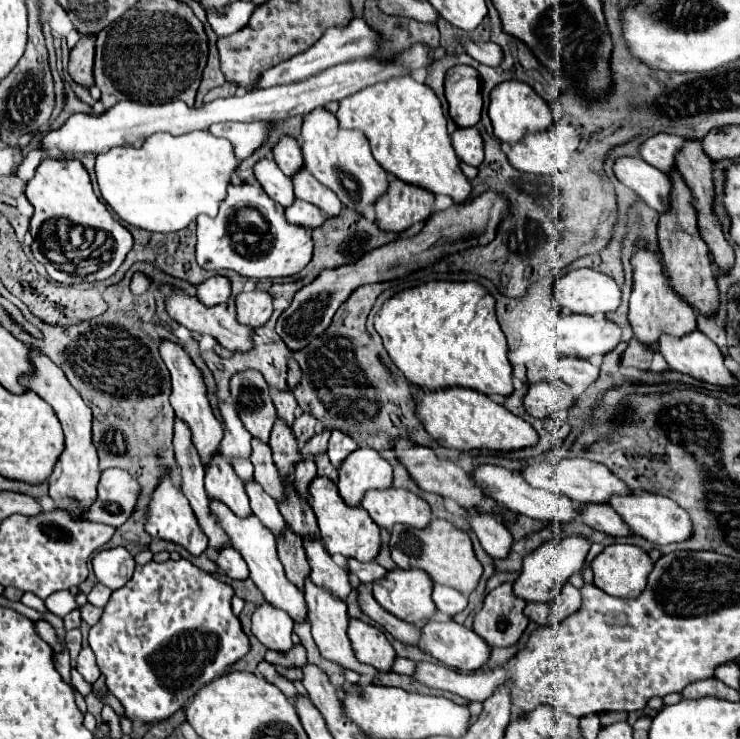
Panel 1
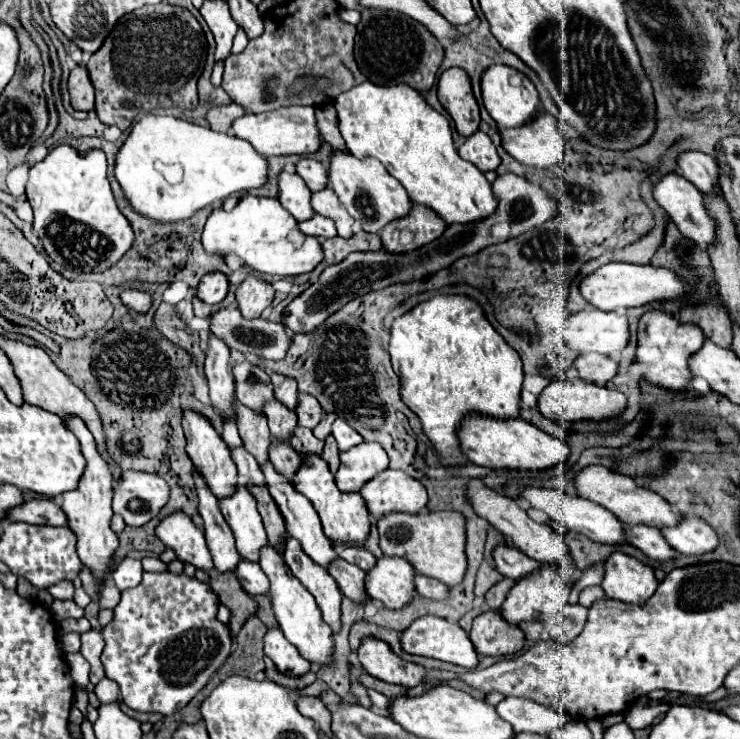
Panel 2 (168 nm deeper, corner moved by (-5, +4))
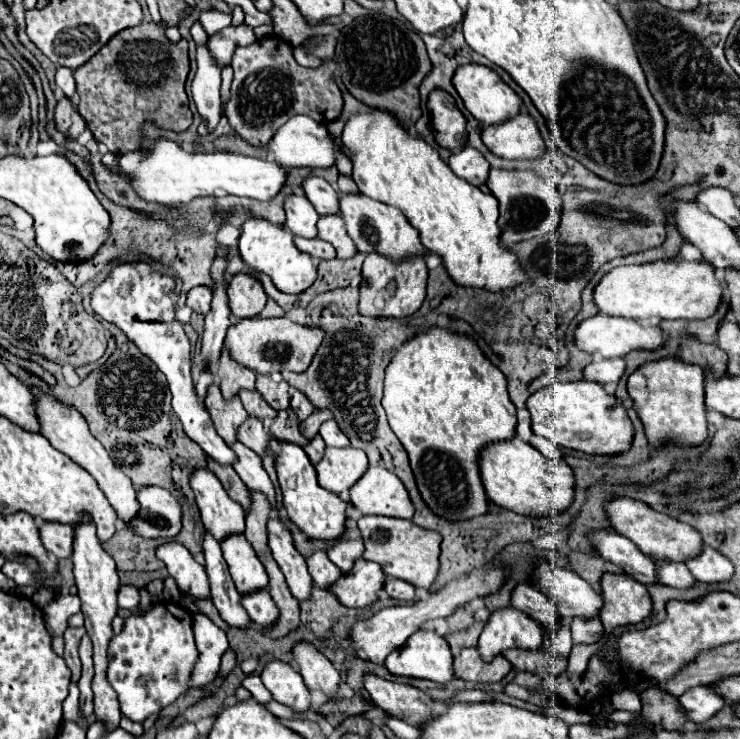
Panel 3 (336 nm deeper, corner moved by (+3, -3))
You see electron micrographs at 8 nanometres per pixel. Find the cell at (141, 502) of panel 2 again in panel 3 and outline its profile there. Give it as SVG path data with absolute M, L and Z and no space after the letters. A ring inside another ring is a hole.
M146 486L138 492L140 512L128 528L144 538L174 538L182 528L182 508L164 488Z

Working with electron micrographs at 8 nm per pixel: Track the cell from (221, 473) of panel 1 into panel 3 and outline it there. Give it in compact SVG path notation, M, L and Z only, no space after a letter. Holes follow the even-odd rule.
M244 534L226 538L222 542L222 552L230 566L230 574L236 584L236 590L242 596L256 590L264 590L268 586L268 574L262 562L258 560L254 548L244 538Z

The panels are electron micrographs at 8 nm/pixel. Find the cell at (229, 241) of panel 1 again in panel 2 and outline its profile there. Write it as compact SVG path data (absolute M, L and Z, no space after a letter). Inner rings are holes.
M244 195L234 209L226 211L222 207L212 209L204 231L202 231L202 245L206 253L228 257L236 255L244 261L246 267L278 277L292 277L312 271L322 259L322 245L316 237L336 237L336 225L328 221L328 217L320 217L318 213L308 221L296 221L276 197L256 197ZM300 227L300 229L298 229ZM302 231L302 233L300 233ZM306 233L306 235L304 235ZM312 235L312 237L308 237Z

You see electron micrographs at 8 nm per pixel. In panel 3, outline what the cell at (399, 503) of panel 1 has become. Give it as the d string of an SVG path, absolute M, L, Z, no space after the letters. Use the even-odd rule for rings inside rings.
M370 466L364 476L352 486L350 502L362 514L406 518L414 516L414 506L404 484L386 468Z

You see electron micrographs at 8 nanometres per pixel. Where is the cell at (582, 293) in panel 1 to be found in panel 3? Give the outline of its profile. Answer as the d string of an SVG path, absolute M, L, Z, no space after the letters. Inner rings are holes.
M658 260L650 264L618 266L608 272L594 290L594 302L600 312L622 318L710 318L722 300L722 286L714 274L714 266L706 260Z

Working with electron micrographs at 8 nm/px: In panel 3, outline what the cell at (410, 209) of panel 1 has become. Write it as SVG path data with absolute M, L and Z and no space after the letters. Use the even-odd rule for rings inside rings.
M368 254L362 266L358 312L370 318L406 318L422 306L426 296L426 278L428 268L424 256L416 256L416 260L408 262L392 262L386 256Z

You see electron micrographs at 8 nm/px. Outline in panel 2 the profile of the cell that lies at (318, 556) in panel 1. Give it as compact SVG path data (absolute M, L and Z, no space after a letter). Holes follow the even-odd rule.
M272 463L262 465L262 471L264 471L264 475L266 475L270 495L272 495L274 501L280 505L280 513L282 513L282 517L284 517L284 521L286 521L288 535L292 535L292 537L296 537L296 539L300 541L304 553L306 553L312 561L316 561L318 565L322 565L324 569L328 569L328 565L330 565L334 559L338 559L338 555L336 555L336 551L334 551L334 547L332 547L332 541L324 535L322 525L320 525L320 517L318 517L316 509L312 507L312 503L310 503L304 495L300 495L300 493L292 487L290 481L286 481L284 477L280 477L280 475L274 471Z

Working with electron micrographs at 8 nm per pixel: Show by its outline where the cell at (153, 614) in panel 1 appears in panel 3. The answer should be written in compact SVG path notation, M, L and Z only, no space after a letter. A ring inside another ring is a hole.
M168 602L152 604L152 608L144 616L132 612L132 616L126 618L124 630L112 638L110 654L114 656L114 660L110 660L108 666L108 682L118 692L122 716L130 718L132 722L144 722L150 714L158 714L164 706L172 704L180 694L188 692L190 672L198 660L198 650L192 636L192 614L186 612L182 606L178 608L176 604Z

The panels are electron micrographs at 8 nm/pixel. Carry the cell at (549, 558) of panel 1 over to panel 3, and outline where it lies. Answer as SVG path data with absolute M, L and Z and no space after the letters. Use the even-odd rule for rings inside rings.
M516 608L496 610L486 622L476 644L480 658L490 662L508 648L536 650L544 642L544 628Z

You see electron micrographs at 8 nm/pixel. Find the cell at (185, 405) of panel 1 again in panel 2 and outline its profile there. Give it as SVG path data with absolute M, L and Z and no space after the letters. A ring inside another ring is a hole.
M184 409L184 417L182 417L182 429L186 435L186 453L190 455L194 467L206 477L206 485L210 487L210 491L220 499L220 497L228 497L234 493L236 485L238 485L238 473L236 473L236 463L232 461L230 449L224 443L224 439L218 435L218 431L212 427L212 423L202 417L202 413L192 411L192 409Z

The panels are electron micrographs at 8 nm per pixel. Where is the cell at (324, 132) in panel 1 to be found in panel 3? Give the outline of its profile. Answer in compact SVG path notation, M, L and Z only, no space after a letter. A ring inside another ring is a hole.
M344 194L340 198L340 216L348 228L348 236L354 240L356 248L366 254L380 254L392 260L410 260L414 256L422 256L426 250L420 244L420 236L416 228L408 222L408 218L396 208L384 202L372 200L364 194Z

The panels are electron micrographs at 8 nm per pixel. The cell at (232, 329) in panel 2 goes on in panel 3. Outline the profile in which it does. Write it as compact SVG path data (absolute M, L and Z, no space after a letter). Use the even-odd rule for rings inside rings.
M248 318L228 328L224 344L230 348L232 358L236 362L244 364L246 368L258 374L272 374L272 372L282 372L282 370L304 372L308 364L312 362L312 358L316 356L322 344L322 338L324 338L322 328L302 326L288 318L272 318L272 320Z

